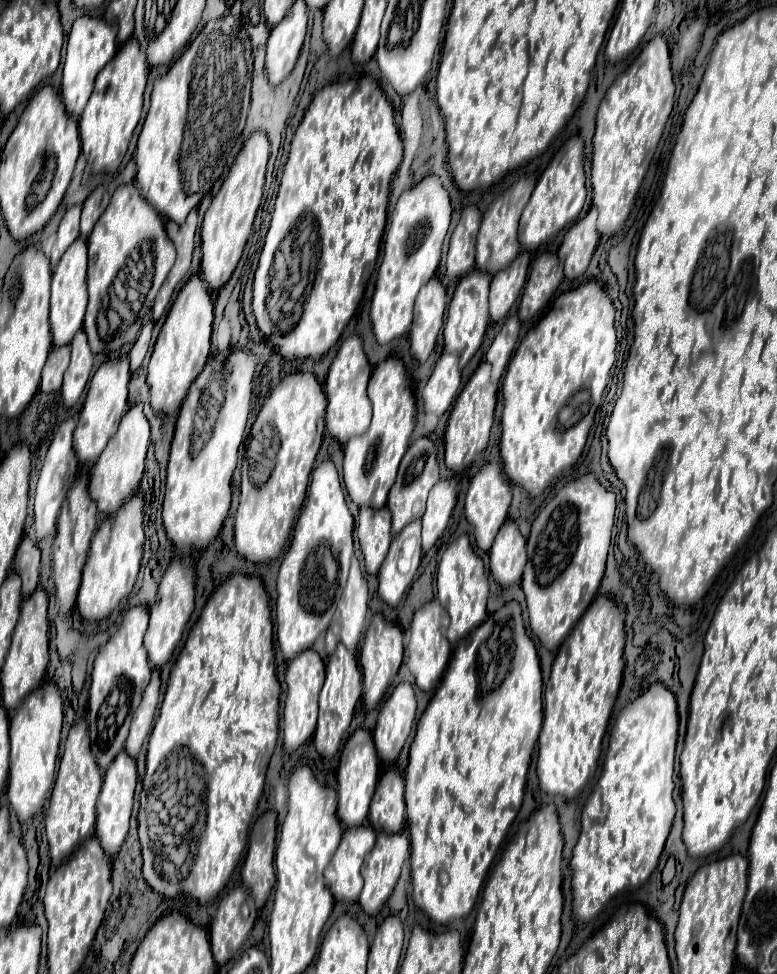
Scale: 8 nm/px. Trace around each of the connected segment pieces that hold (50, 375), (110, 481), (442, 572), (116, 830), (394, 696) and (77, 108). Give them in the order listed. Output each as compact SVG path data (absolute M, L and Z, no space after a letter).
M54 346L42 372L42 384L40 384L42 392L58 392L62 388L62 378L68 368L68 362L70 362L70 346L62 348Z
M134 404L124 414L116 436L110 440L110 444L104 448L102 456L94 464L94 472L90 478L90 496L98 504L100 514L114 516L114 512L118 512L118 508L128 498L132 498L144 474L144 460L146 460L148 444L150 444L150 424L146 416L142 414L142 404Z
M466 534L458 536L442 554L442 560L438 564L436 574L438 584L438 600L450 614L450 626L446 630L446 638L456 644L466 632L472 628L478 628L482 620L486 620L486 600L488 600L488 578L484 572L484 562L476 556L476 552L470 546L470 540Z
M124 750L114 758L110 768L104 774L104 784L102 792L98 796L98 820L96 820L96 836L106 852L108 858L114 858L126 840L128 828L130 828L130 814L132 814L132 804L134 804L134 790L138 782L138 772L136 772L136 760L130 758Z
M408 682L394 688L388 700L382 704L378 724L374 730L374 744L378 758L384 764L392 764L404 748L412 724L416 718L416 696Z
M80 16L74 22L70 38L68 38L66 60L64 60L64 78L62 78L62 100L64 100L66 112L72 118L80 118L80 114L92 94L96 74L112 60L116 50L118 50L116 28L112 24L108 24L106 20L100 20L100 18L90 18L90 16Z

